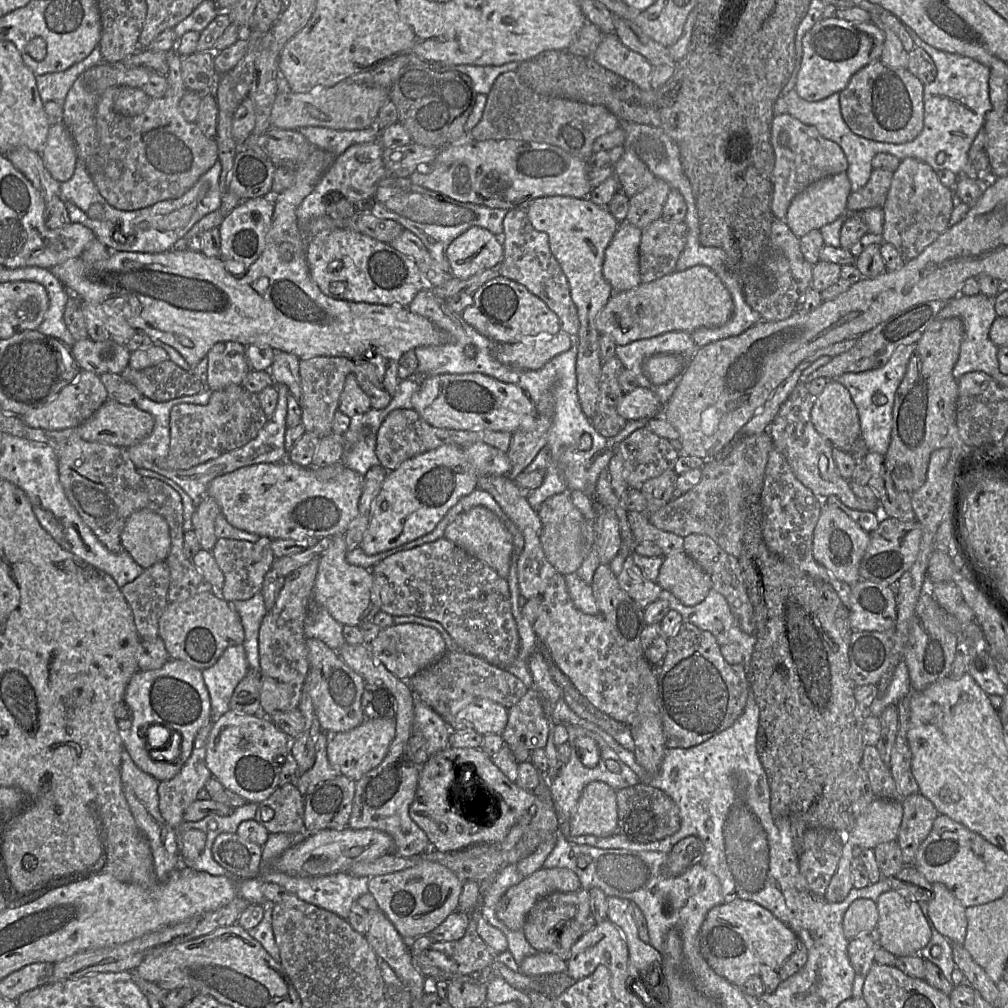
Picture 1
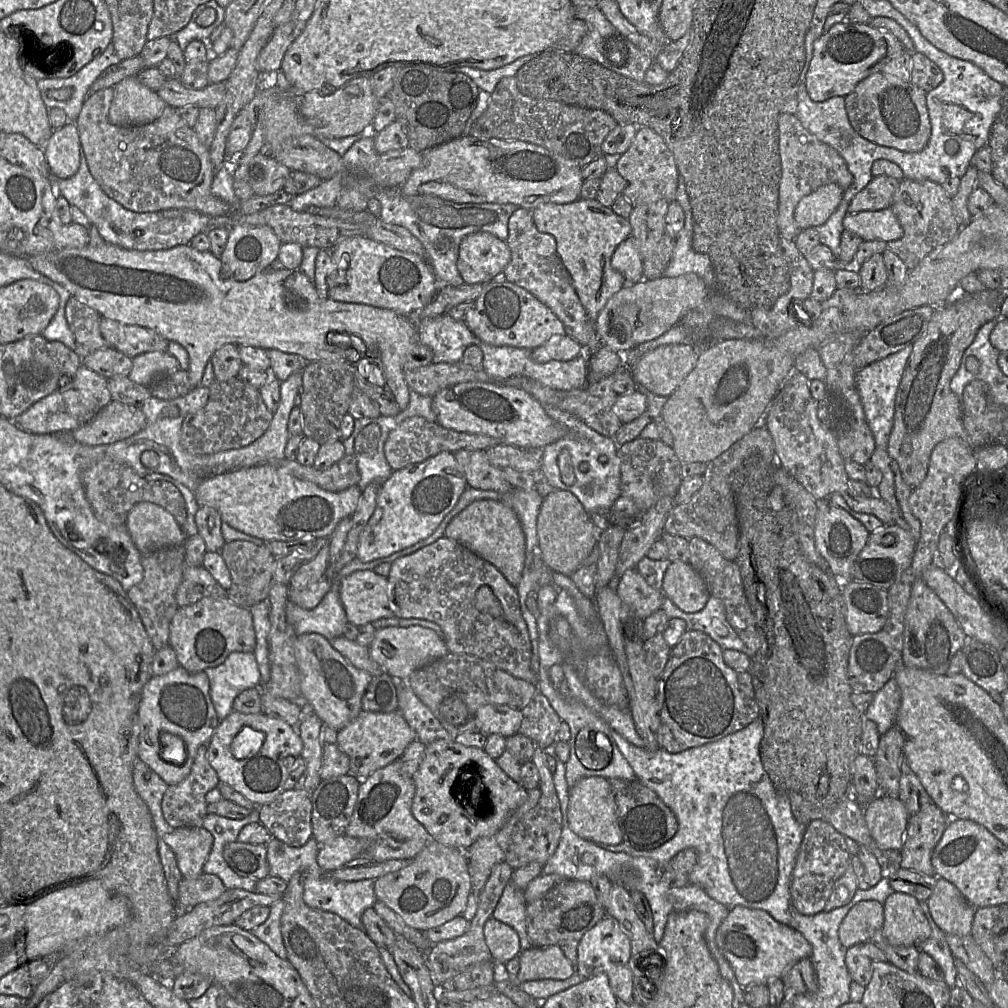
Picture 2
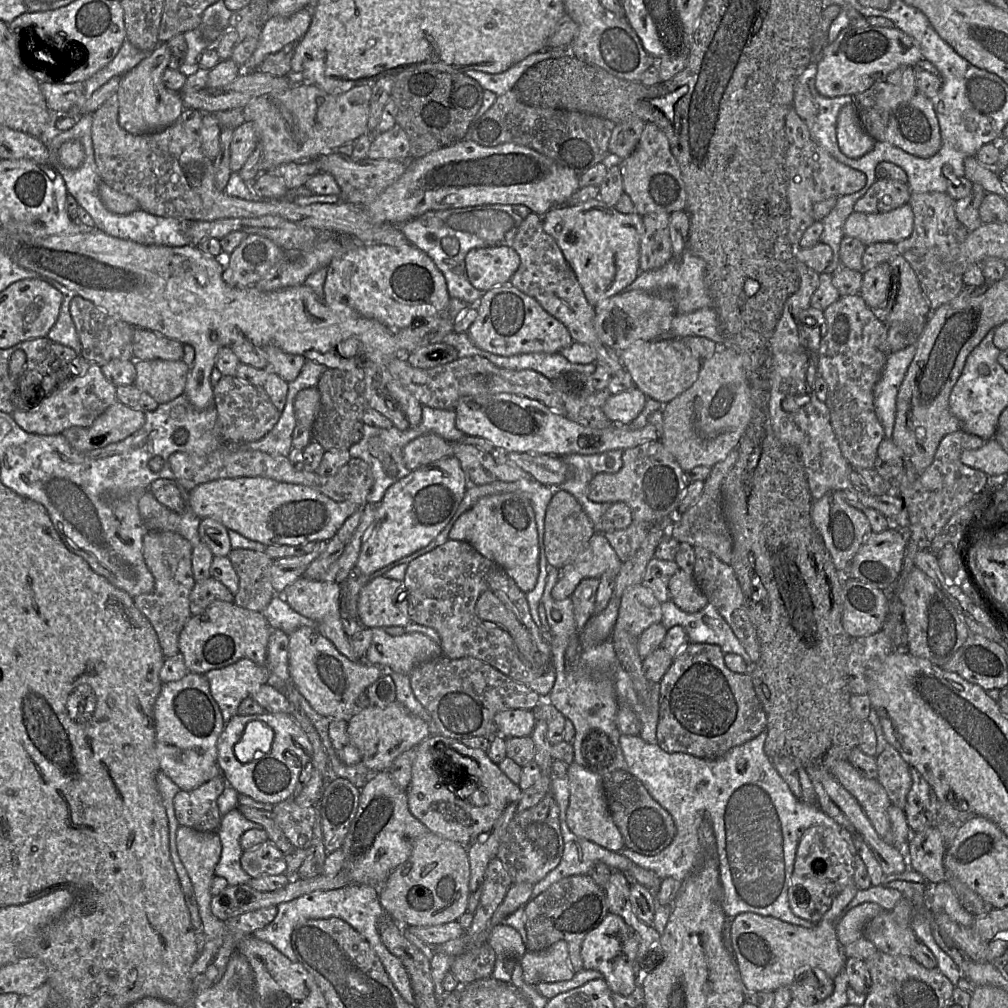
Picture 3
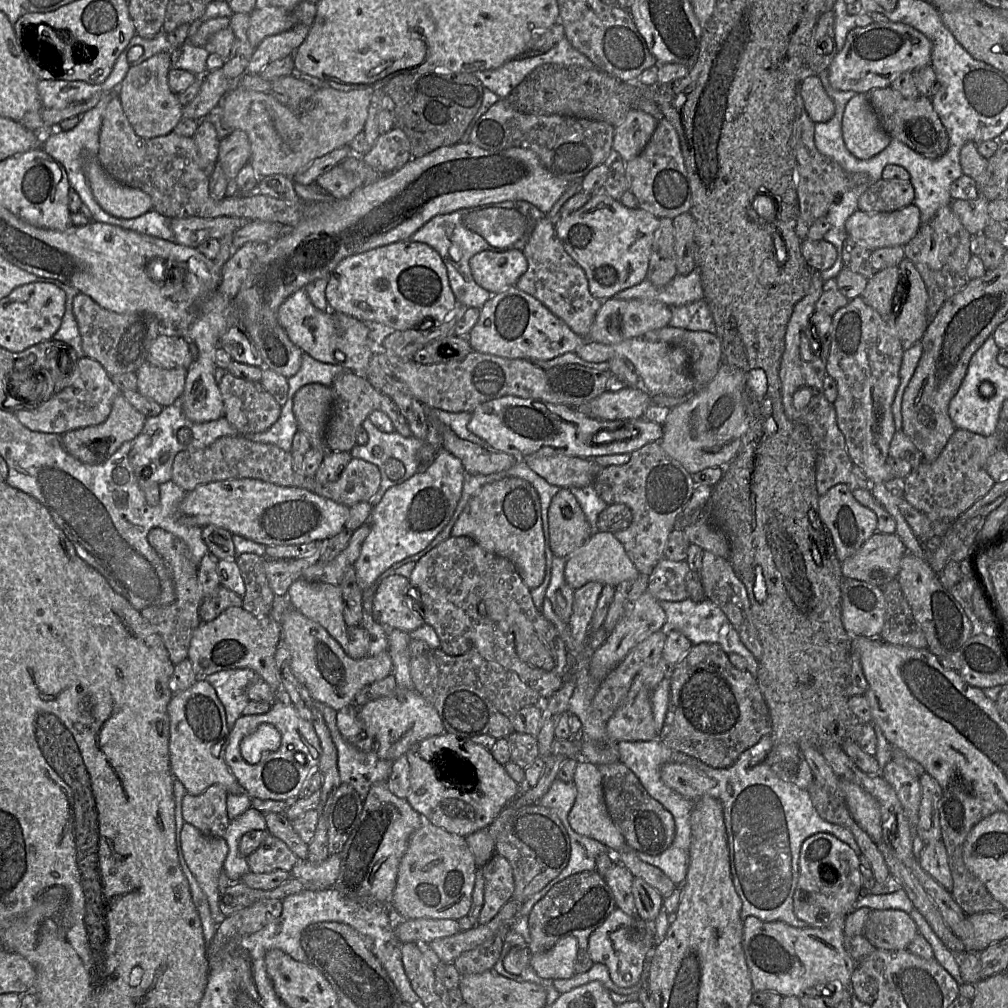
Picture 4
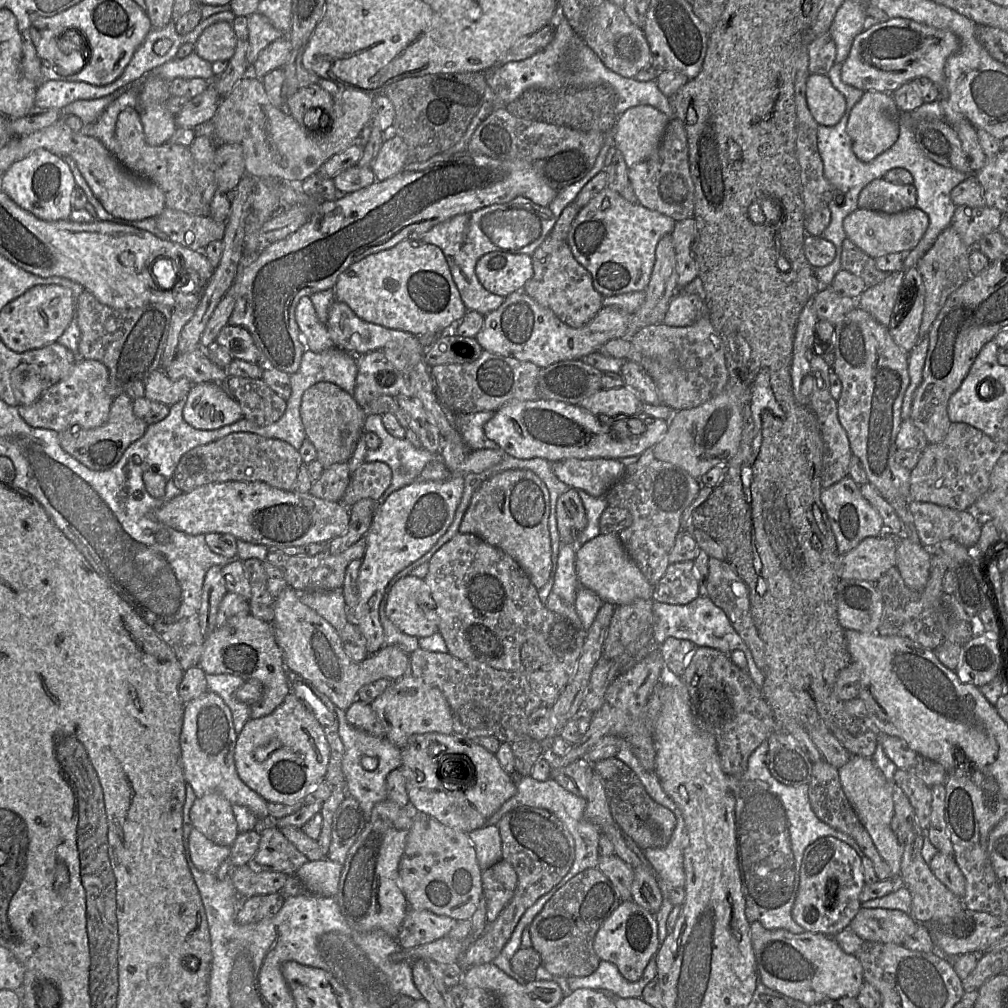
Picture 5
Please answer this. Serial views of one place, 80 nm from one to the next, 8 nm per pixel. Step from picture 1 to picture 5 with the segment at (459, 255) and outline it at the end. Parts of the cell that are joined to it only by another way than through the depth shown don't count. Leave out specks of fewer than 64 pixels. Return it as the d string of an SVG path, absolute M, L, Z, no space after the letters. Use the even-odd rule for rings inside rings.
M491 252L477 261L475 273L486 290L507 297L513 292L523 290L525 283L533 276L533 261L530 255L524 253Z

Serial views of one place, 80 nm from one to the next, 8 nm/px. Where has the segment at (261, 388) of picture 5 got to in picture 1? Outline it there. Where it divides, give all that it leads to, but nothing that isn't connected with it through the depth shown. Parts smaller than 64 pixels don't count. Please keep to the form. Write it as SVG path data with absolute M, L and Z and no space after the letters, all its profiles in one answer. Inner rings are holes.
M242 384L230 385L212 391L206 405L177 404L170 412L170 444L165 459L159 466L167 470L184 470L217 458L224 453L238 449L254 439L268 421L259 400L259 395L249 392Z

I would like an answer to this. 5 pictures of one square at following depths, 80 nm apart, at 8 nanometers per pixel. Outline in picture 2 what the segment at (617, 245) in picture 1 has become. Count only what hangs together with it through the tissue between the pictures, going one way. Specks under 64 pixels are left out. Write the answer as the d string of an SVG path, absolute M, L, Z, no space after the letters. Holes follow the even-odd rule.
M634 237L623 240L611 258L612 267L625 278L625 286L631 286L643 279L643 263Z

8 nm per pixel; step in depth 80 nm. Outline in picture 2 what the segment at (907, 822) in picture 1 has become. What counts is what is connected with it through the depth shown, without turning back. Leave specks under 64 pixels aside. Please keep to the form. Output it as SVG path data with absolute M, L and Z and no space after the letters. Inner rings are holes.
M935 803L909 816L901 849L901 867L935 877L931 855L948 824L948 817Z

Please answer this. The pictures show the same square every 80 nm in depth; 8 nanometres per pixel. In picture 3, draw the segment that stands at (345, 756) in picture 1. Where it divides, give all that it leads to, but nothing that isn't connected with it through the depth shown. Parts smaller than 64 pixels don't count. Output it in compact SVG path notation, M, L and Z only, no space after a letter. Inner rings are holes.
M395 701L386 707L371 706L358 711L348 721L347 735L349 743L360 751L361 762L369 770L380 772L388 770L398 756L416 747L431 733L426 721Z

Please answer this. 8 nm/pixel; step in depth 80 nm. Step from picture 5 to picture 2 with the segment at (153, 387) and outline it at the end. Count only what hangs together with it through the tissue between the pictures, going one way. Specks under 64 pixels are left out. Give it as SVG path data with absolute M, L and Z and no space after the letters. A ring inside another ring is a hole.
M168 351L147 352L132 358L132 368L127 377L149 387L158 377L178 369L180 365L177 358Z

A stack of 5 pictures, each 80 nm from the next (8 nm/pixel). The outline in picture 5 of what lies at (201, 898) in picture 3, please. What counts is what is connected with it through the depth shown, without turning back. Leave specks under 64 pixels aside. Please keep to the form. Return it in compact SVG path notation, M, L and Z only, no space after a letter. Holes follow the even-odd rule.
M195 827L190 831L187 847L190 859L196 868L210 874L216 874L219 866L228 859L231 854L231 847L215 844Z

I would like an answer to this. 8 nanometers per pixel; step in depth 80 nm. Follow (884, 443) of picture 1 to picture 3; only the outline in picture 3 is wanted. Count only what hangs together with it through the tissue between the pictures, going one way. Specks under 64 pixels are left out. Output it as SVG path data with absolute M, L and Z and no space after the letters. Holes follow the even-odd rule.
M913 344L888 355L881 376L874 386L874 409L886 439L892 438L897 395L915 353L916 344Z

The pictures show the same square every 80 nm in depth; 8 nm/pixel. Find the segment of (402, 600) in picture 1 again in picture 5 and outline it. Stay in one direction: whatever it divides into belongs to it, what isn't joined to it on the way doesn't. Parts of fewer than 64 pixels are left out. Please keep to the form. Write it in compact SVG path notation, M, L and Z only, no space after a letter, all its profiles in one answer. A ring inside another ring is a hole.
M457 533L433 554L428 565L423 580L435 601L438 632L446 643L448 653L458 659L479 660L498 670L514 671L522 668L522 646L525 643L537 645L549 656L549 663L539 670L529 672L527 679L543 705L553 705L573 676L588 634L576 610L565 610L565 614L549 610L540 600L538 589L517 561L502 549L471 533Z

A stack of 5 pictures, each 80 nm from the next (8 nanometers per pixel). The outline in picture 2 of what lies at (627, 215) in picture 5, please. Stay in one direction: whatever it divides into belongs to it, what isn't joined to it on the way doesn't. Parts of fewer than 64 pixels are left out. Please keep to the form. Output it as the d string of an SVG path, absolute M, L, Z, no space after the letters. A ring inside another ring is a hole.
M578 199L568 204L542 203L531 210L537 229L555 238L557 252L573 281L591 321L595 322L608 300L625 286L624 276L611 265L616 247L631 236L629 218L617 215L597 200Z

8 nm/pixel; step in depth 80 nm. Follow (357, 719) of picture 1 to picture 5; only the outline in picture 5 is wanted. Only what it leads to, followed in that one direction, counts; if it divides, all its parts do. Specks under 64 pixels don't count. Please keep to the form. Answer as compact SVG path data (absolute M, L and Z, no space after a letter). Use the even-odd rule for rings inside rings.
M290 586L276 597L272 625L289 673L295 673L309 682L339 709L348 709L357 699L362 686L381 678L397 680L409 672L409 655L398 645L384 645L362 661L350 659L343 649L339 632L316 611L303 604L299 592Z

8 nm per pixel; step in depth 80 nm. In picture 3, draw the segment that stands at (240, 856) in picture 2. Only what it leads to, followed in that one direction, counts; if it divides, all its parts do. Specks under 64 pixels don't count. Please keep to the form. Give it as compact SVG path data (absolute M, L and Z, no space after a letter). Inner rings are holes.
M270 840L259 846L245 850L241 856L241 866L251 878L280 875L286 872L285 854Z

